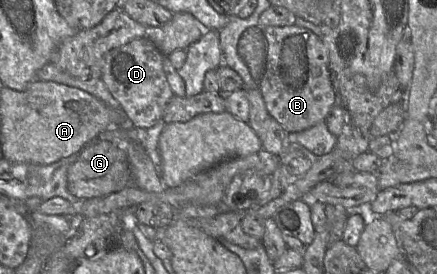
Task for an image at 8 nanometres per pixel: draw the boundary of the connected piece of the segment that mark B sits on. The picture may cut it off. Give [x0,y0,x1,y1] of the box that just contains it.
[259,24,338,133]

